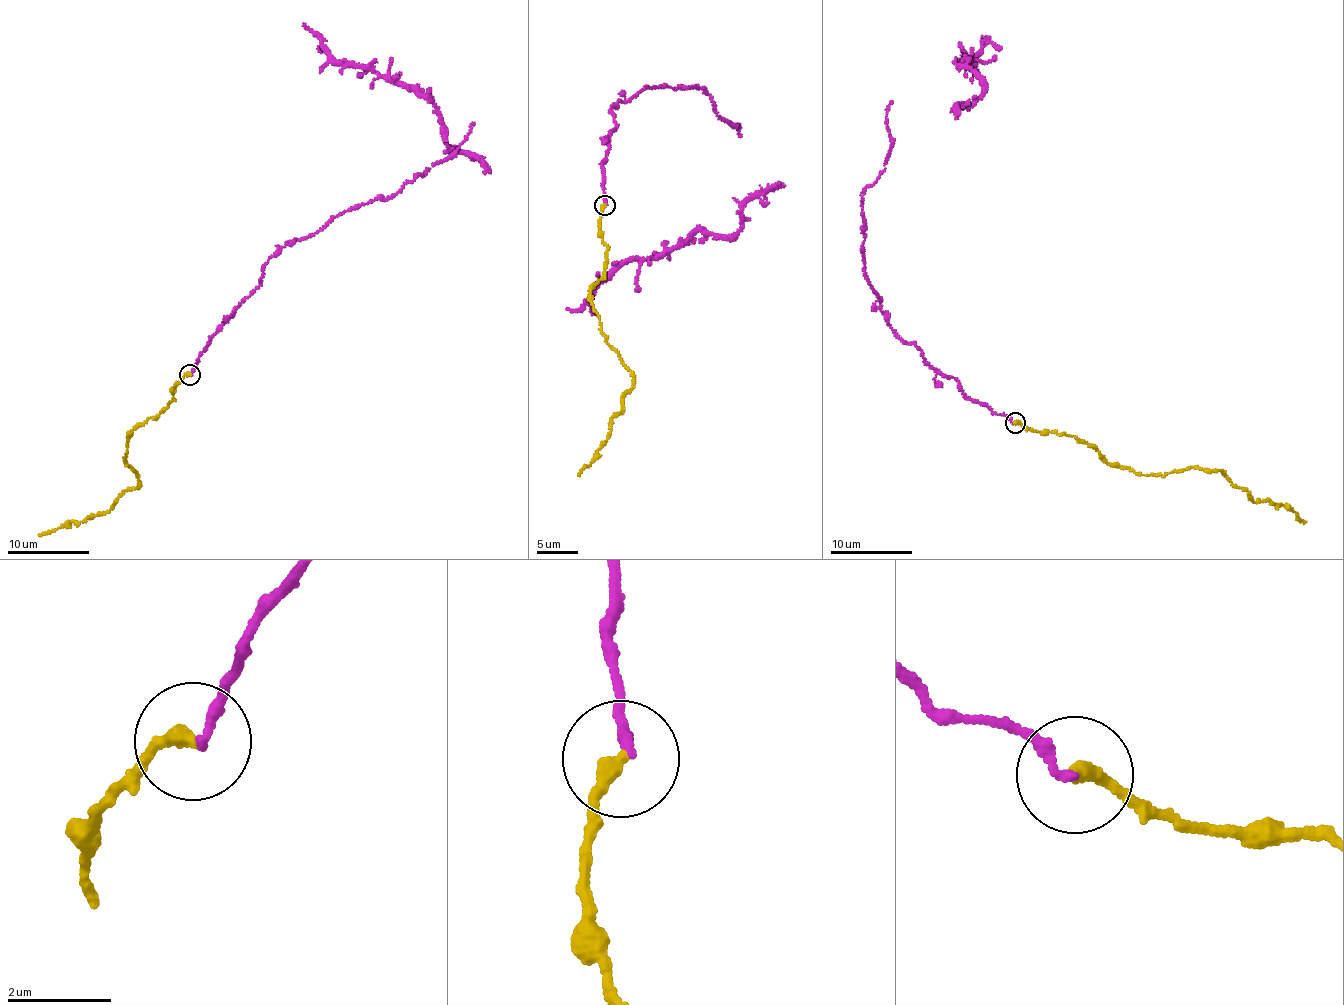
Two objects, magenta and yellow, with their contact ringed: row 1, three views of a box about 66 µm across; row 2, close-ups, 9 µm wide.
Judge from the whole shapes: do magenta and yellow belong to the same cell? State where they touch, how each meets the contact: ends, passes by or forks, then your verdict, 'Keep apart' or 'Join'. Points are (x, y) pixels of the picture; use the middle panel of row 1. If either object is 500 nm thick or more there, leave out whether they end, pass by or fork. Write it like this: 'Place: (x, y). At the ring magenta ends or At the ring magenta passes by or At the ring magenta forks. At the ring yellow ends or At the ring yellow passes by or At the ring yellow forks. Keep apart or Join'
Place: (605, 205). At the ring magenta ends. At the ring yellow ends. Join

